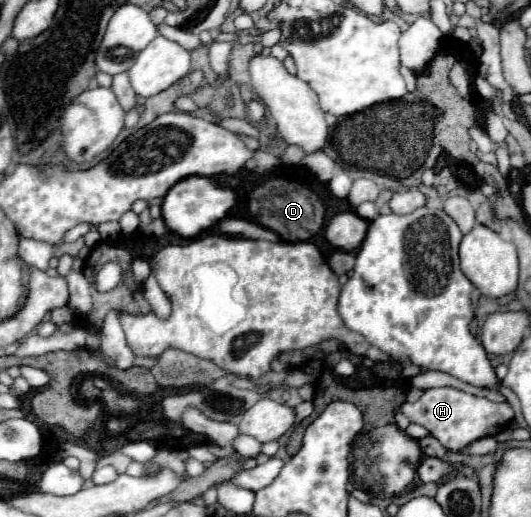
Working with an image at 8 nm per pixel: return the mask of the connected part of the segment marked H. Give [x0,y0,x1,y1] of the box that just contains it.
[400,387,514,453]

